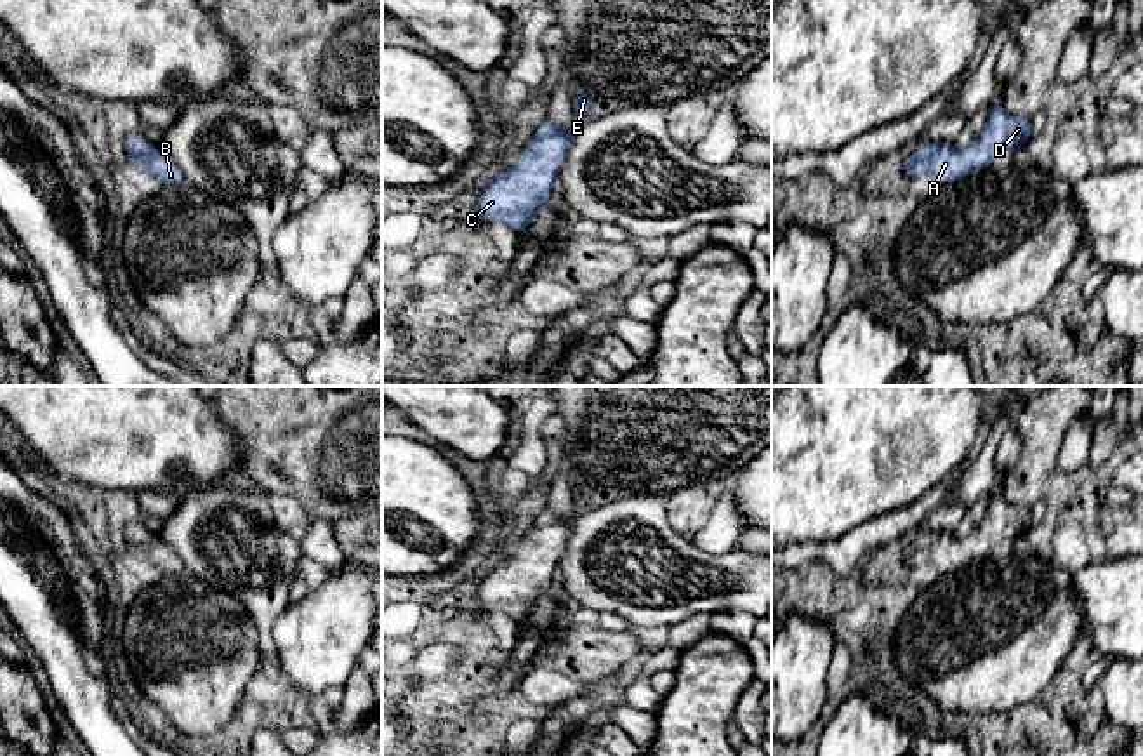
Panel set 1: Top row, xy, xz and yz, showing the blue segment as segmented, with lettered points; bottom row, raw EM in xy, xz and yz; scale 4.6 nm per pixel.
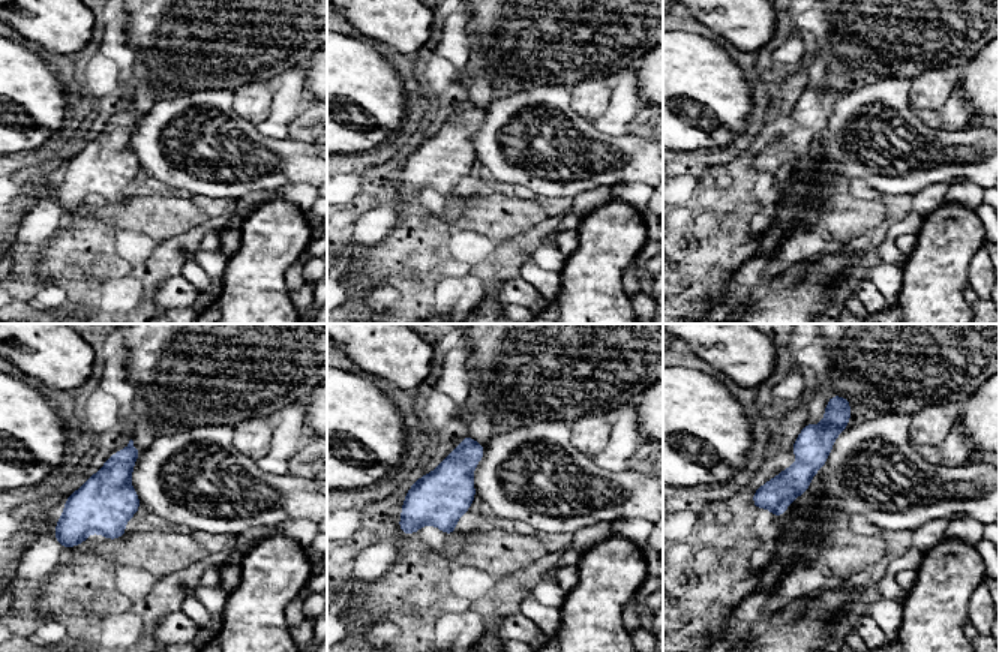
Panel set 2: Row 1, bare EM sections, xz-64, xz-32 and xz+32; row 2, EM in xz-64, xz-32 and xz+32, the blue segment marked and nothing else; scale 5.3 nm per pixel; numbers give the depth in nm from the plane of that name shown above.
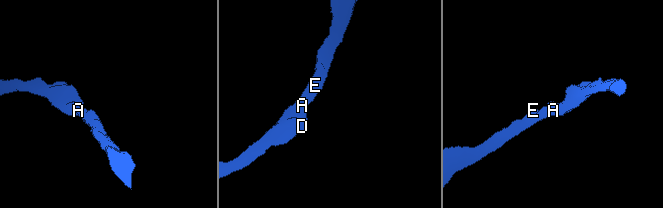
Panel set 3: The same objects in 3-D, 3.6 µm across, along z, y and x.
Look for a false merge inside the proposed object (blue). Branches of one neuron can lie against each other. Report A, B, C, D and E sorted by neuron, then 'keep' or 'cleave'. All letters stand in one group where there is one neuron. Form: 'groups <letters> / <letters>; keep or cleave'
groups A B C D E; keep

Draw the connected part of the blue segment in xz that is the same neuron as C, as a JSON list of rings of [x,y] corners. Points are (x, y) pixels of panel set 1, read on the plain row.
[[[582,476],[573,478],[575,511],[559,518],[549,507],[535,520],[523,546],[481,579],[476,603],[486,617],[492,610],[504,610],[523,624],[535,605],[549,596],[558,554],[565,549],[575,518],[589,507],[596,490]]]

